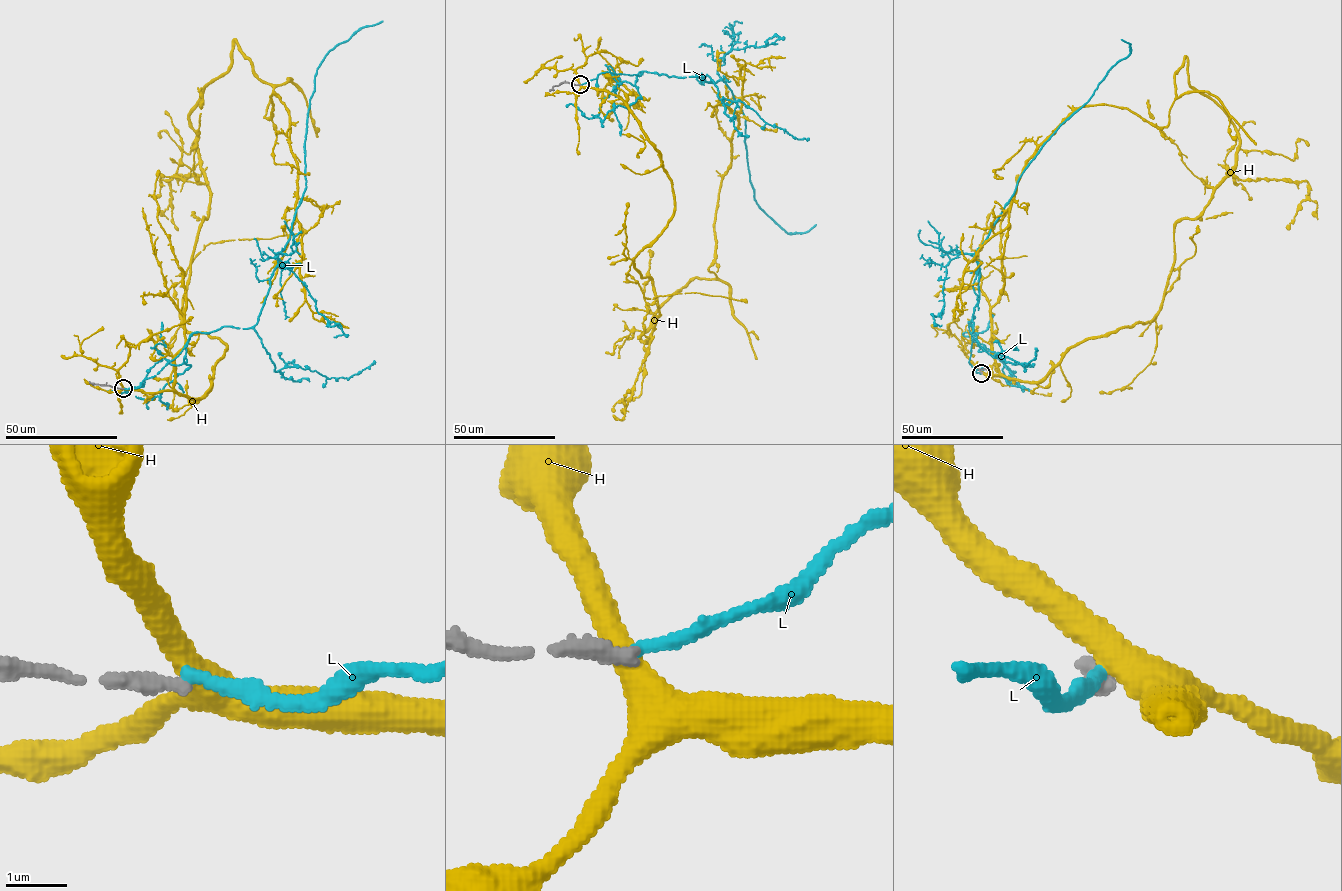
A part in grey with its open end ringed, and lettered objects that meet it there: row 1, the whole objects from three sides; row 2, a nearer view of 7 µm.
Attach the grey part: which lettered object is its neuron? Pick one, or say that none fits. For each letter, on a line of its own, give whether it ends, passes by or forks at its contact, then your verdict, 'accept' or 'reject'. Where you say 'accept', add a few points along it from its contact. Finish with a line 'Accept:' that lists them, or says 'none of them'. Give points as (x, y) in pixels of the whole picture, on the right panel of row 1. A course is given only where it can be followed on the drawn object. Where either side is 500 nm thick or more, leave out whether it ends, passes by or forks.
H: it passes by; reject
L: it ends there; reject
Accept: none of them

